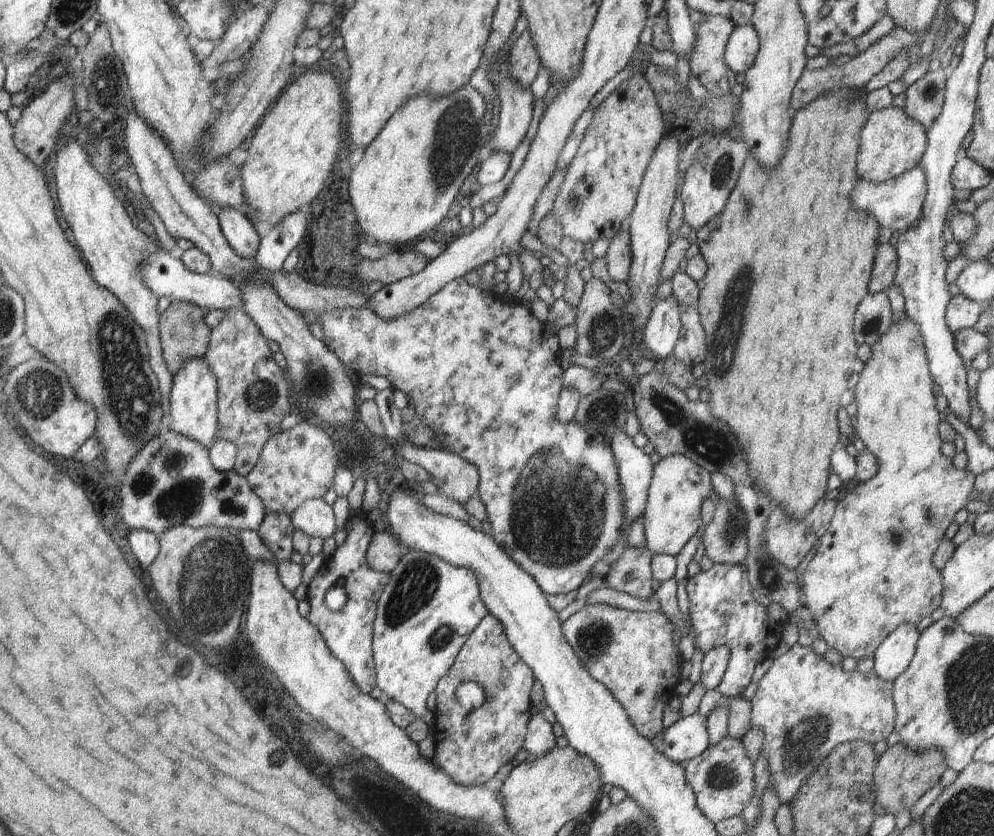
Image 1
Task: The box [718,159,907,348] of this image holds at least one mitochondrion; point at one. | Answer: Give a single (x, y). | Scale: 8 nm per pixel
(872, 324)

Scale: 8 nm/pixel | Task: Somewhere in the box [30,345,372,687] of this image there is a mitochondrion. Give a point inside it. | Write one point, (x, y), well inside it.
(214, 569)

